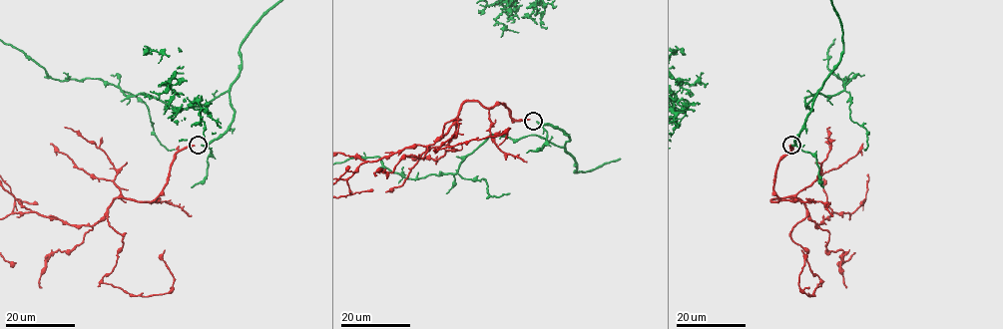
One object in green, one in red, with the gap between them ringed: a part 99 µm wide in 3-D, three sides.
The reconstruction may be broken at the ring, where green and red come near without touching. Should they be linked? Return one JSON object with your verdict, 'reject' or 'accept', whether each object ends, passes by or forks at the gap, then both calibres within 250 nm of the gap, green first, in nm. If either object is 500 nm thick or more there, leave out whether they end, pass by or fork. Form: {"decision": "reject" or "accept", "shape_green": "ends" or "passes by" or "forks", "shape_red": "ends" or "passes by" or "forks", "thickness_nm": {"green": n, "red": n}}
{"decision": "accept", "shape_green": "ends", "shape_red": "ends", "thickness_nm": {"green": 320, "red": 240}}

